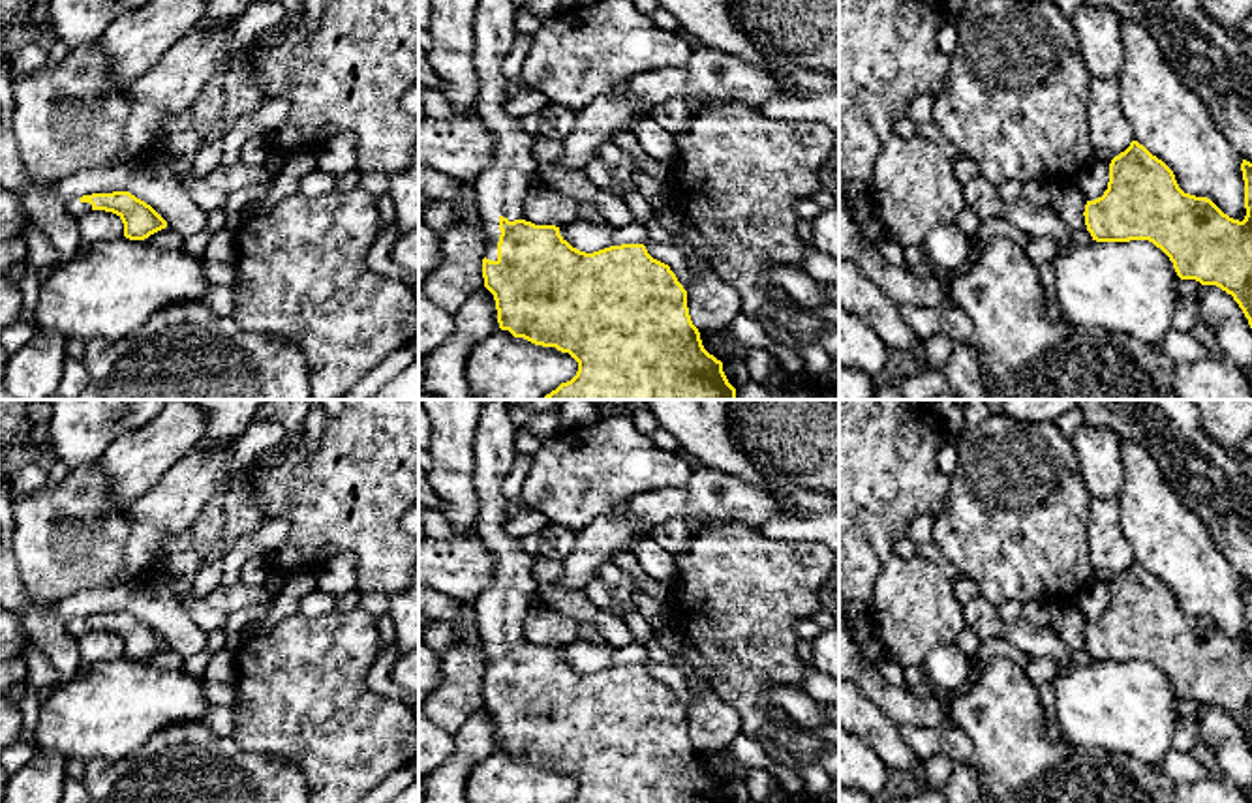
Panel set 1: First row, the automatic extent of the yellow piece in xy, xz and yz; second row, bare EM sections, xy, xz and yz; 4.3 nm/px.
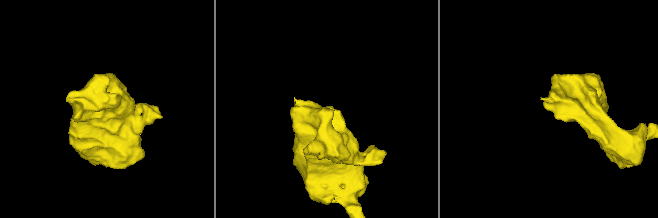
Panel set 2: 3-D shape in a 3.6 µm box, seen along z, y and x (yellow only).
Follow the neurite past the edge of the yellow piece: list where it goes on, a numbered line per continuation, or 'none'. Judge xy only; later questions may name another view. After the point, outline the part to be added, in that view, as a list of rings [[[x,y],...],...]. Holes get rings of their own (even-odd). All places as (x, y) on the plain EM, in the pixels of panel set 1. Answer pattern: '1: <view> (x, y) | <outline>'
1: xy (74, 625) | [[[75,615],[75,617],[64,621],[66,630],[68,630],[73,638],[81,638],[83,634],[86,634],[86,632],[92,630],[92,625],[90,625],[90,623],[81,623],[79,619],[81,619],[81,617]]]

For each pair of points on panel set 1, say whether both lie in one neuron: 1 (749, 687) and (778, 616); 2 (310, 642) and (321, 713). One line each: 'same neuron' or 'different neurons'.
1: same neuron
2: same neuron

